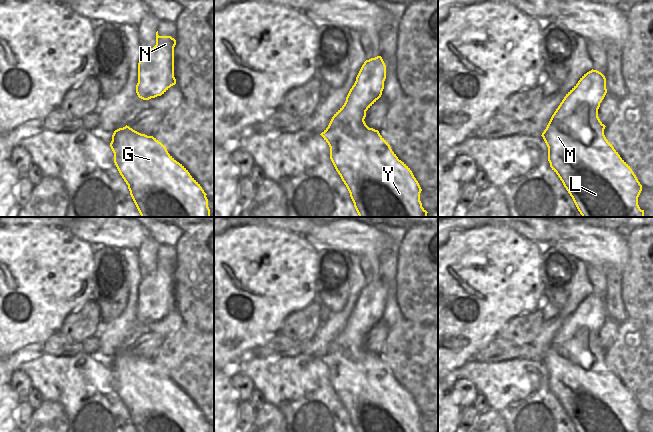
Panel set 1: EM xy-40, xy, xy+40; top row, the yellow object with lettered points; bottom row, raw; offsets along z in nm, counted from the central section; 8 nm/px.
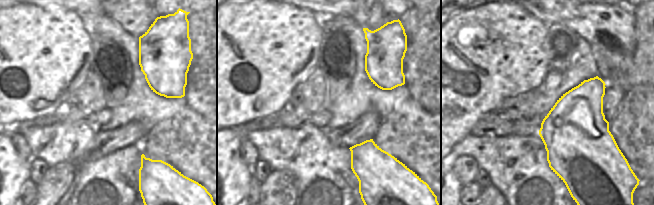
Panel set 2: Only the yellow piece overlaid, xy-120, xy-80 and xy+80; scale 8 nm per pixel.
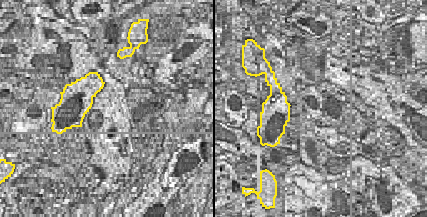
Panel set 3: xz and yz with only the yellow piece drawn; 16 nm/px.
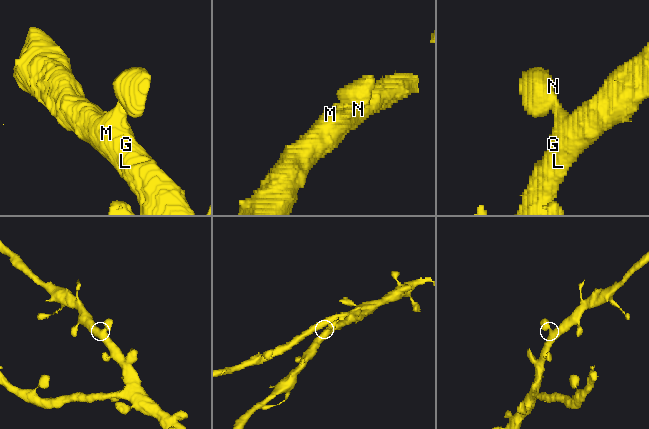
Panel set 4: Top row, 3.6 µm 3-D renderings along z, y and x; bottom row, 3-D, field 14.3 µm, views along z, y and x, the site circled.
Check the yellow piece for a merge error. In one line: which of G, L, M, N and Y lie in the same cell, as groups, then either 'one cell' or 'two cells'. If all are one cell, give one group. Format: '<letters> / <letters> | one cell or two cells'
G L M N Y | one cell

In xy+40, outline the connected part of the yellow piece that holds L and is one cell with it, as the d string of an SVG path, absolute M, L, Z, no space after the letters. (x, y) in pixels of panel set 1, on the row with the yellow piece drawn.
M592 69L566 94L541 135L548 147L548 161L582 217L644 217L638 205L642 185L606 139L606 126L598 117L606 93L605 76Z

